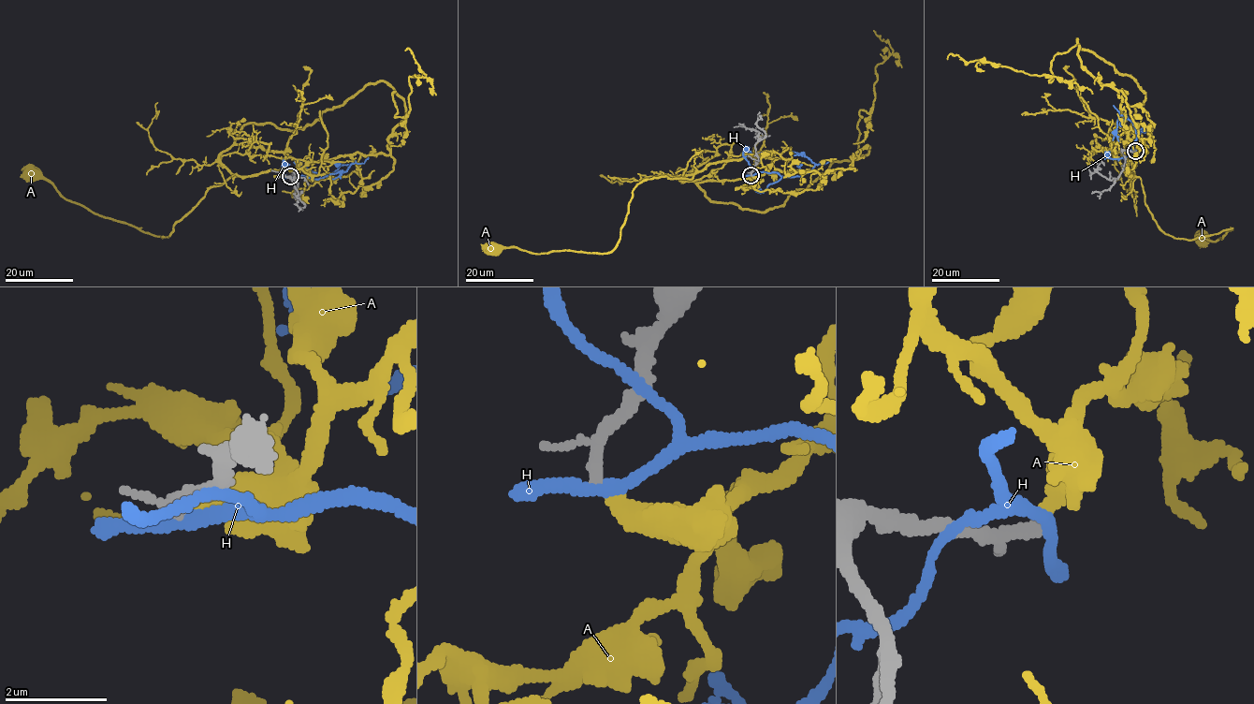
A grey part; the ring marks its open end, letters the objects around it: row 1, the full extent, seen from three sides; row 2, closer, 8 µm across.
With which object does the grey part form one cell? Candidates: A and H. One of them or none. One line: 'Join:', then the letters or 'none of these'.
Join: none of these

